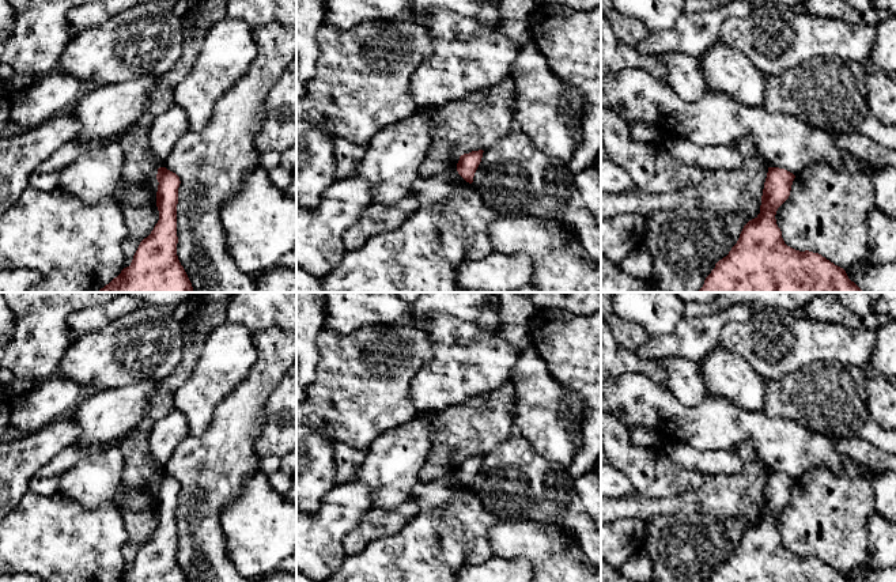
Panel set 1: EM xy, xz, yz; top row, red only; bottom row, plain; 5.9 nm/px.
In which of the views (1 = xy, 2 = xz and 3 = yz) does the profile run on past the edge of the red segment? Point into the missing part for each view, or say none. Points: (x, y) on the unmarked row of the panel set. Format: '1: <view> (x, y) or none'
1: none
2: none
3: none

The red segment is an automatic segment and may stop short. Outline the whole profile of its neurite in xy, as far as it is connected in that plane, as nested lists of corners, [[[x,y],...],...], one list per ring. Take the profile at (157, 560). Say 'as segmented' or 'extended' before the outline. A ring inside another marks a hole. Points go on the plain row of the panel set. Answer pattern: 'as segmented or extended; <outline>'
as segmented; [[[159,472],[156,511],[159,525],[144,543],[131,567],[117,582],[188,582],[177,560],[177,509],[179,481]]]

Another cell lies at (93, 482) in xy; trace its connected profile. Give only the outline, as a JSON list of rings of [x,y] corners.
[[[111,446],[71,466],[60,479],[58,492],[84,509],[110,502],[121,487],[124,457]]]

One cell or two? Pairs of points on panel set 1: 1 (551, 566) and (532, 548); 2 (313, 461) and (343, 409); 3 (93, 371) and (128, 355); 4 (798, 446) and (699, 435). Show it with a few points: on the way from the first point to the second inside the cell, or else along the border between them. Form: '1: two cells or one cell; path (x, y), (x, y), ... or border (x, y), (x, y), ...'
1: one cell; path (547, 562), (536, 551)
2: two cells; border (310, 427), (325, 431), (336, 441)
3: one cell; path (101, 363), (108, 358), (120, 355)
4: one cell; path (774, 439), (762, 431), (724, 431)

